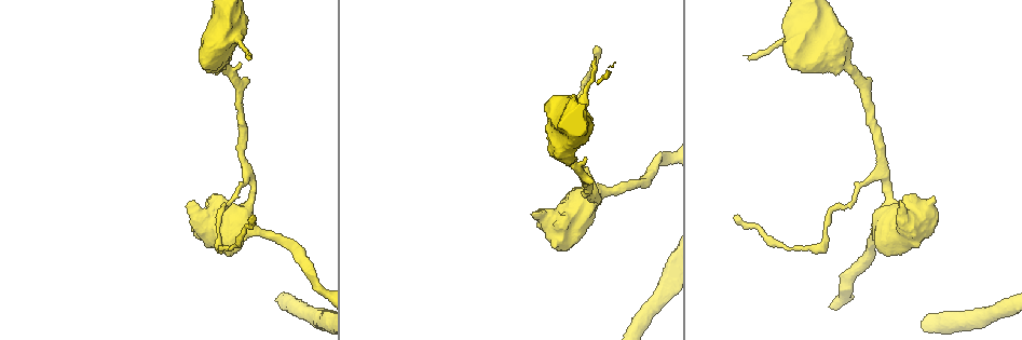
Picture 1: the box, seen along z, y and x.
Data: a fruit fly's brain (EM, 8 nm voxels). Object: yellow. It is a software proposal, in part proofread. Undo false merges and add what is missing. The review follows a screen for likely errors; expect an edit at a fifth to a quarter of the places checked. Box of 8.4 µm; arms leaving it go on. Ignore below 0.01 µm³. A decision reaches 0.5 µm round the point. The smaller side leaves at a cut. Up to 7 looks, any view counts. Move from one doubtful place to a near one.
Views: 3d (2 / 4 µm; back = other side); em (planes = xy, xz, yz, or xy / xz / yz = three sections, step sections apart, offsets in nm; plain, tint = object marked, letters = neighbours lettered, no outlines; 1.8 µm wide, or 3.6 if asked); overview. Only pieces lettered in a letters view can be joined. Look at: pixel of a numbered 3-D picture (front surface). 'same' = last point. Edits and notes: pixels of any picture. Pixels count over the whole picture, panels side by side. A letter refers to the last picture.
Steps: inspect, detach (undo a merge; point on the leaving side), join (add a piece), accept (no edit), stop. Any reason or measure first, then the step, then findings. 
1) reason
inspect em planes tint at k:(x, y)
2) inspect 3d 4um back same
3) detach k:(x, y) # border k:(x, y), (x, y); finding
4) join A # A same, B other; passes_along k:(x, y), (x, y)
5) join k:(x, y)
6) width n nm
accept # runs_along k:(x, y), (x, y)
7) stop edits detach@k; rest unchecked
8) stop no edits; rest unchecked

inspect 3d 4um at 1:(734, 216)

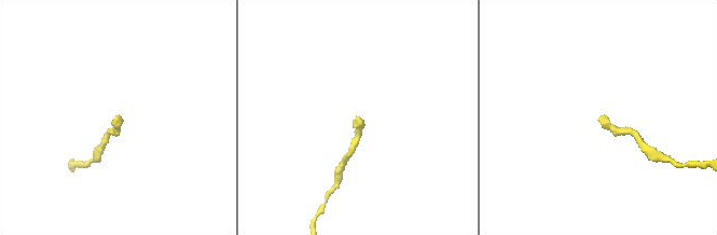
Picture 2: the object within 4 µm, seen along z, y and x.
inspect em planes tint at 2:(356, 120)

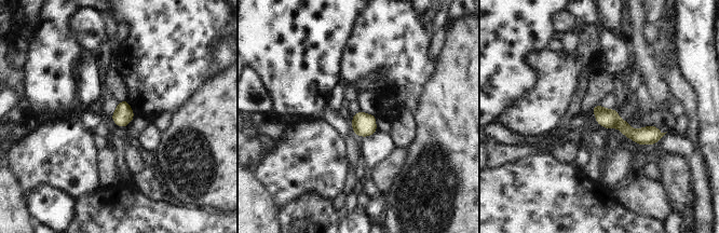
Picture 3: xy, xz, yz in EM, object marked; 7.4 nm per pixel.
inspect em planes letters same

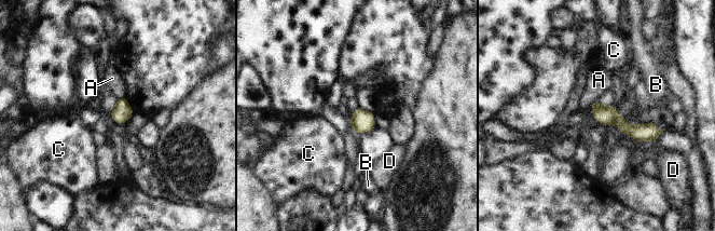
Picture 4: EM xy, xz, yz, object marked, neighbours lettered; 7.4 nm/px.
accept # A other, B other, C other, D other; runs_along 4:(593, 106), (633, 132), (657, 133); no lettered piece goes on from it

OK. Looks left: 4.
inspect em yz step 16 tint at 1:(251, 56)

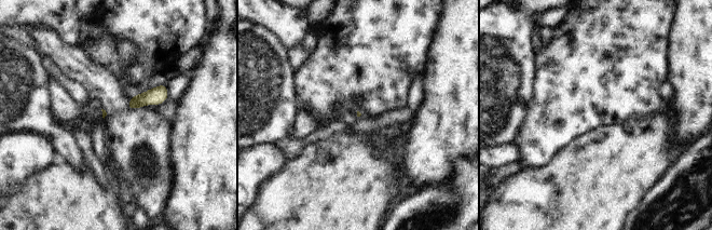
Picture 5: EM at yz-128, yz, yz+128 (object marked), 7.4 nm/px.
another direction
inspect em xz step 8 letters same

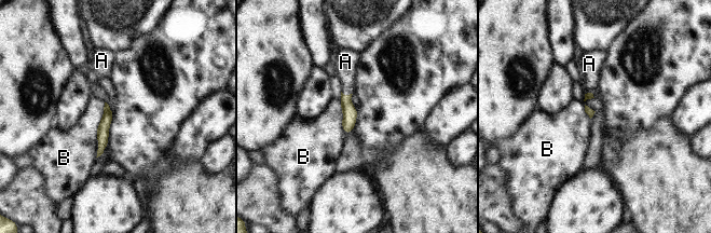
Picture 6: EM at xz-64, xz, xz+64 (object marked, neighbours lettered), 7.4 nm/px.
join A # A same, B other; passes_along 6:(350, 112), (346, 95), (345, 62); it goes on there

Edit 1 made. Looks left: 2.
stop edits join@6; rest unchecked

